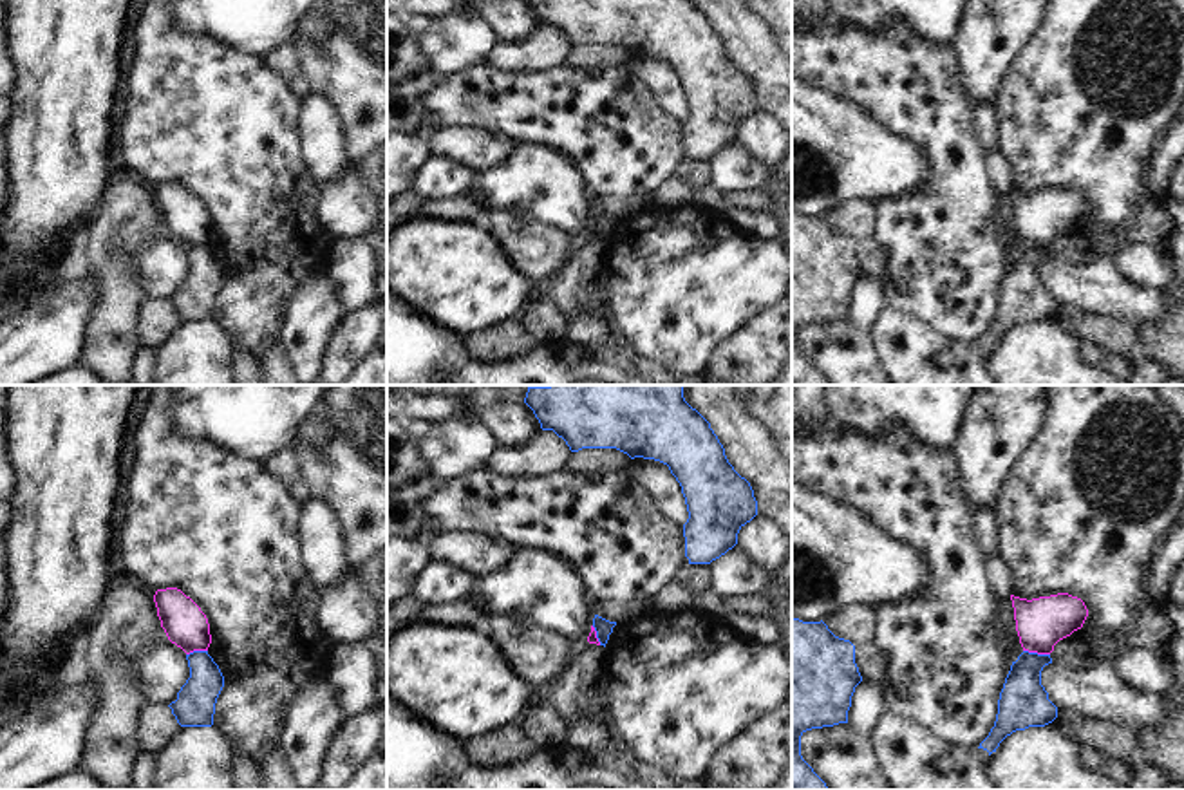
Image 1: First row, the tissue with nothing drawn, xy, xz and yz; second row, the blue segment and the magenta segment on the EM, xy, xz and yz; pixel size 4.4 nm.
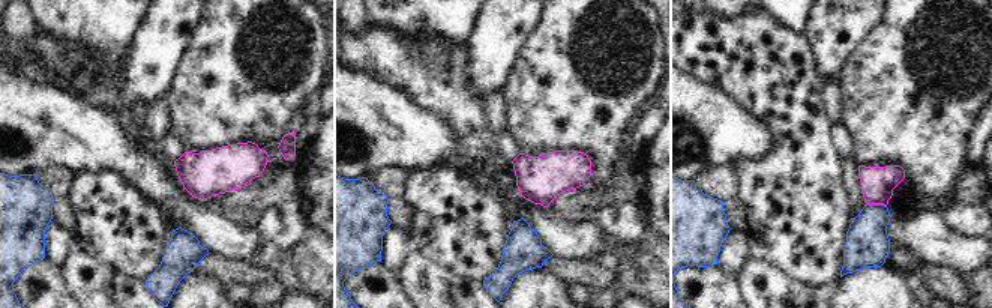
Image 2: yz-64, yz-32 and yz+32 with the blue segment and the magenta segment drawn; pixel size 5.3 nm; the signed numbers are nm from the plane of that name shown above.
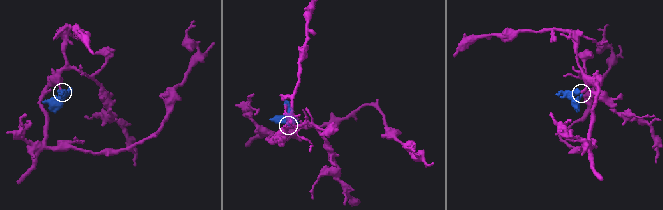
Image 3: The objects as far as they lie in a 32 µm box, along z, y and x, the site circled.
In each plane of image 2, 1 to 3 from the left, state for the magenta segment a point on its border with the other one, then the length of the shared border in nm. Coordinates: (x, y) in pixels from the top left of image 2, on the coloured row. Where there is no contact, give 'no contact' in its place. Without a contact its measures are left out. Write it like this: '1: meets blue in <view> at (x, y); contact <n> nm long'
1: no contact
2: no contact
3: meets blue in yz+32 at (877, 205); contact 110 nm long

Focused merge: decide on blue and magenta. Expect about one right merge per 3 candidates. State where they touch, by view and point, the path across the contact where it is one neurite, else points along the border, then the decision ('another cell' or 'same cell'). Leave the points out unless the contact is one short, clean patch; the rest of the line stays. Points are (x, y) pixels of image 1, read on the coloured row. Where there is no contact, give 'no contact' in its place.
meets blue in yz at (1036, 653); border along yz (1024, 649), (1049, 655); another cell

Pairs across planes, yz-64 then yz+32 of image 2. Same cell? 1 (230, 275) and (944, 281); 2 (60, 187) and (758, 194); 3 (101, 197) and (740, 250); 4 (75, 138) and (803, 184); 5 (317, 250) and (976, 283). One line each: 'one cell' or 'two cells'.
1: one cell
2: two cells
3: two cells
4: two cells
5: one cell

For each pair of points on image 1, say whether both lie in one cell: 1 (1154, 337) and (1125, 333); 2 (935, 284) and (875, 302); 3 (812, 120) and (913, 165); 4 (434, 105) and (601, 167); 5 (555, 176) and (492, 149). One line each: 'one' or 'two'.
1: two
2: two
3: one
4: one
5: two

